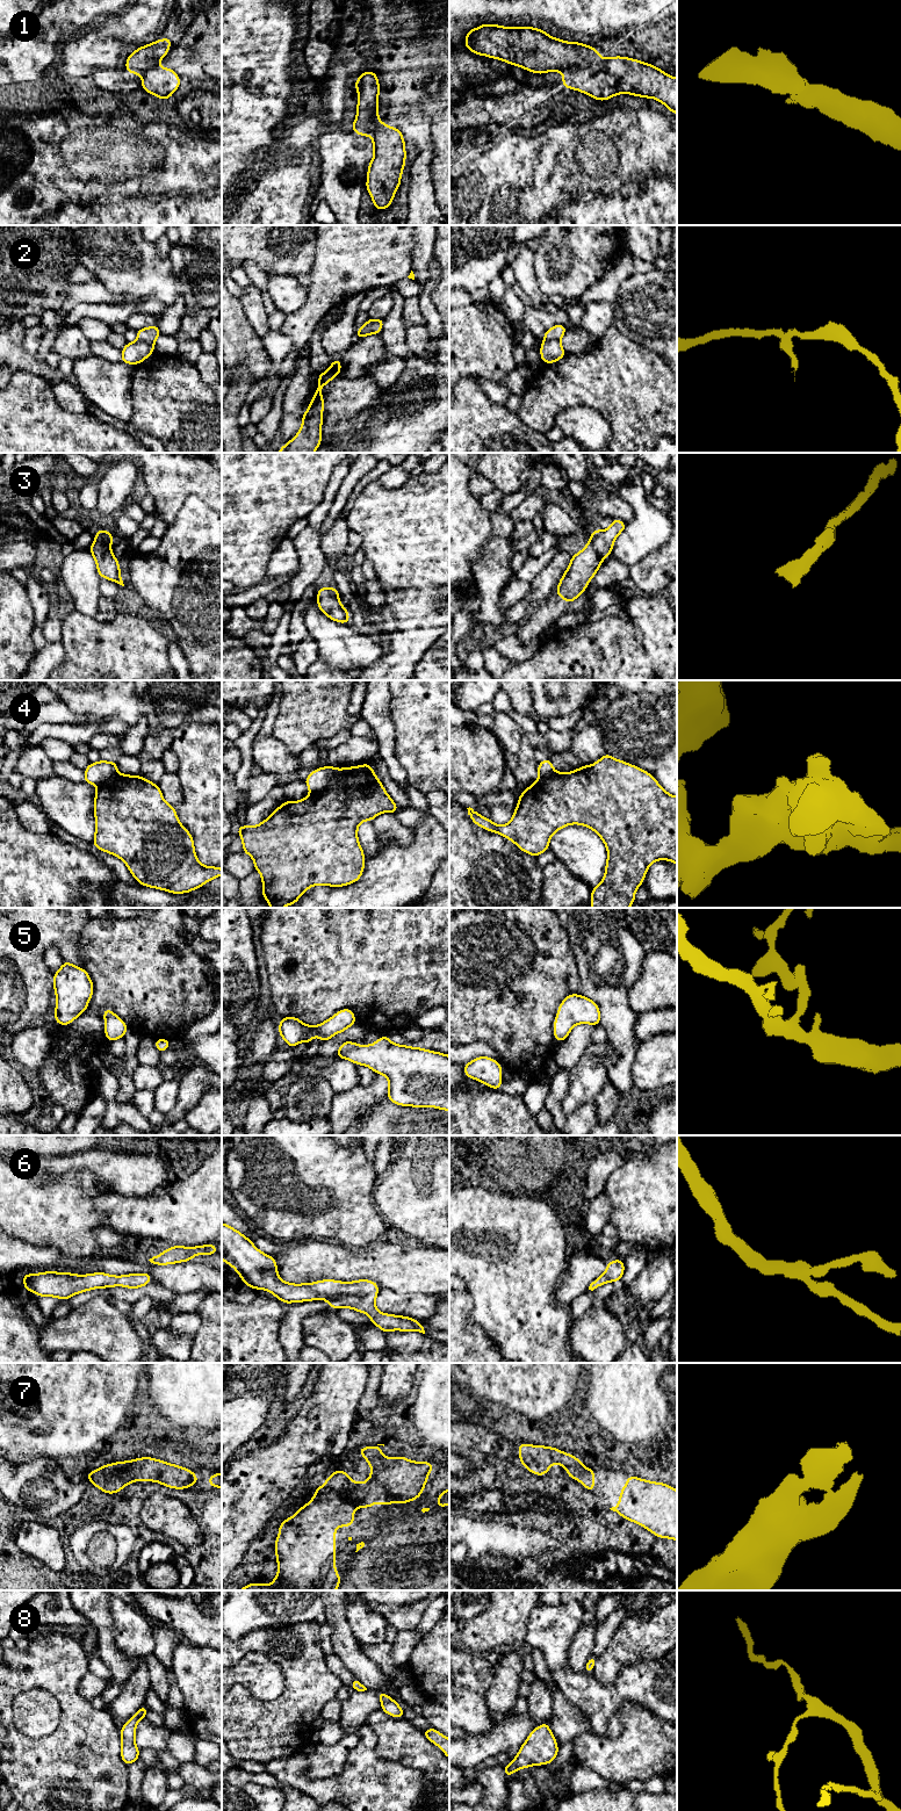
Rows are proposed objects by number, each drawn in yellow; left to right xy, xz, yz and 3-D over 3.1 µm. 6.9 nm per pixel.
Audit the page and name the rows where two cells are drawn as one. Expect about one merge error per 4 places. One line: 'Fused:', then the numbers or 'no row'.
Fused: 1, 2, 4

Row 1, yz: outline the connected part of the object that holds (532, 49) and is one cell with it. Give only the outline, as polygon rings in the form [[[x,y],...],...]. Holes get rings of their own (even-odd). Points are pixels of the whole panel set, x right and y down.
[[[483,23],[466,33],[463,45],[477,56],[483,55],[489,58],[500,59],[513,66],[519,66],[528,72],[542,75],[552,71],[567,74],[572,71],[583,70],[591,66],[599,57],[597,48],[579,42],[565,42],[552,37],[542,29],[529,26],[506,28],[499,24]]]

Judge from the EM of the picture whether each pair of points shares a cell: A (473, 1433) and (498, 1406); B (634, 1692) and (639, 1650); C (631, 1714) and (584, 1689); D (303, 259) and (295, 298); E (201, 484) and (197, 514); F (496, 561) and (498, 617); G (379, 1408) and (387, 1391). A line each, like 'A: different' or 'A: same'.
A: different
B: different
C: different
D: different
E: different
F: same
G: different

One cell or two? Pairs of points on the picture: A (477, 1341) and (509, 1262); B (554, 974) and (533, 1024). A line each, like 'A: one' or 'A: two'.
A: two
B: one

